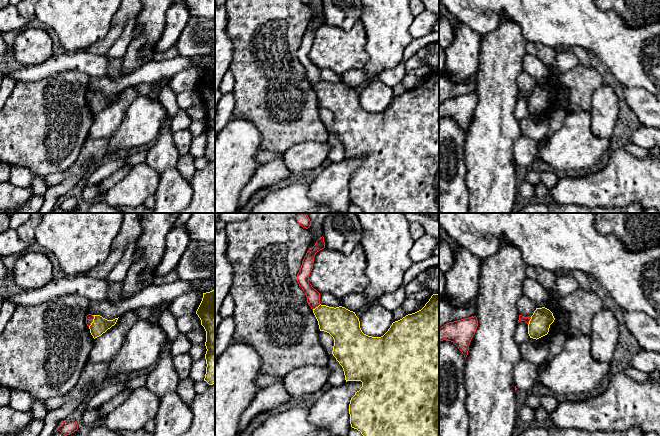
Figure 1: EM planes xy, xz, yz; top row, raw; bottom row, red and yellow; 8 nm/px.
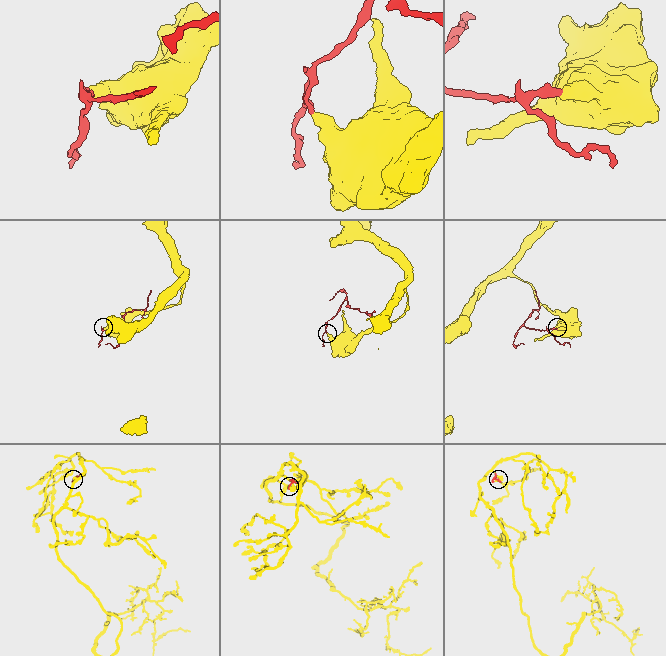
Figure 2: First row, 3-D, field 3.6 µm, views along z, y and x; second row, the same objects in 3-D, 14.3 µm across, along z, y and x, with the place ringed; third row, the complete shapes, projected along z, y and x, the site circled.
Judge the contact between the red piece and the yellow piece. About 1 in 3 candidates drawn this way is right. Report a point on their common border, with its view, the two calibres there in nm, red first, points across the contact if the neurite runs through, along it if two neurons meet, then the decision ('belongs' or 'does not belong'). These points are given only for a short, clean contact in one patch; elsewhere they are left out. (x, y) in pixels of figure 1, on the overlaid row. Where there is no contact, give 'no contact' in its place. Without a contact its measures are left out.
meets red in xy at (92, 321); 60 nm thick on the red side, 140 nm on the other; border along xy (93, 315), (93, 321), (88, 326); does not belong

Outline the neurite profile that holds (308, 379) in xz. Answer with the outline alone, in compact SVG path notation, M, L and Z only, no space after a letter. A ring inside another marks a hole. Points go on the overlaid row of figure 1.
M306 365L291 370L282 378L285 389L293 396L304 396L319 391L330 375L328 366Z

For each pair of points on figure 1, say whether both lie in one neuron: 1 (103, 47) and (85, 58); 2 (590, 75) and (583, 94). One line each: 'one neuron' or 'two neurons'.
1: two neurons
2: one neuron

